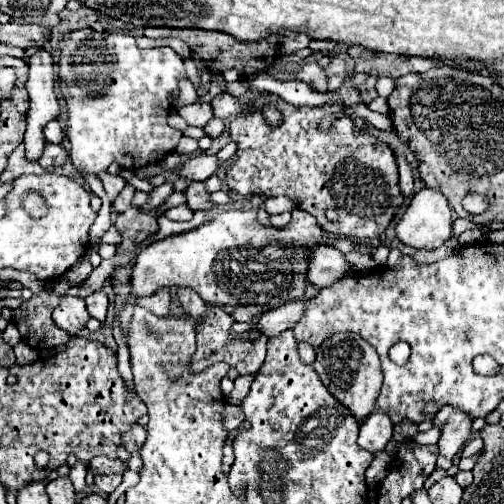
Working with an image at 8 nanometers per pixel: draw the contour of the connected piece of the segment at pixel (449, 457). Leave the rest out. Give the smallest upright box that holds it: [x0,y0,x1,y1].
[435,406,473,468]

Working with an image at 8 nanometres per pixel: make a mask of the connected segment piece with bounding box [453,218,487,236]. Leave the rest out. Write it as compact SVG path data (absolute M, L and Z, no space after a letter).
M457 218L457 220L454 221L453 226L455 226L455 228L453 228L453 235L455 236L461 235L467 230L467 228L479 228L479 230L485 228L485 230L487 230L487 226L483 226L483 224L475 224L475 222L469 222L469 220L465 220L465 218Z

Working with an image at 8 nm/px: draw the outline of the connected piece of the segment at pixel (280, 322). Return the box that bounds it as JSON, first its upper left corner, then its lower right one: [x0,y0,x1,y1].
[257,300,307,338]

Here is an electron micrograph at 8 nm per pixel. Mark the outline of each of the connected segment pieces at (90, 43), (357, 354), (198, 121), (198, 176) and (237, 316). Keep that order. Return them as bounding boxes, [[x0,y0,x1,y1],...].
[[59,28,185,176],[313,332,383,420],[179,102,213,126],[177,152,221,182],[231,306,269,322]]

